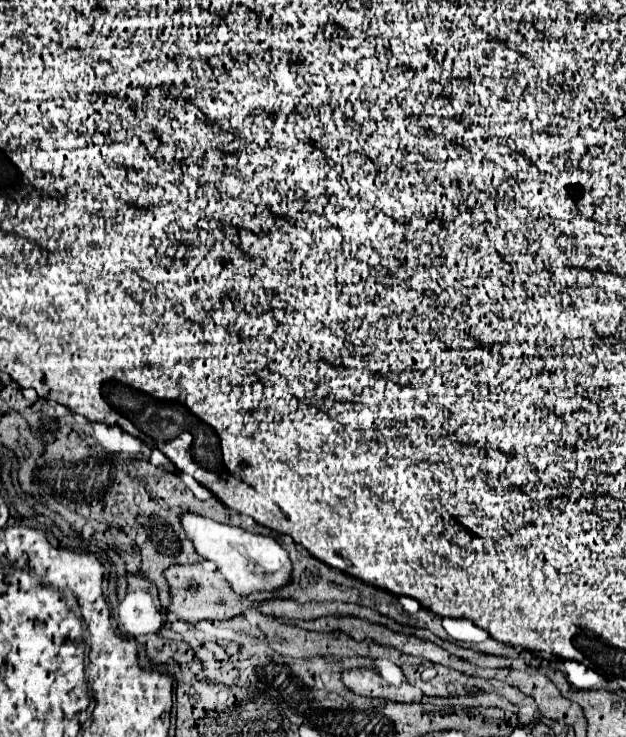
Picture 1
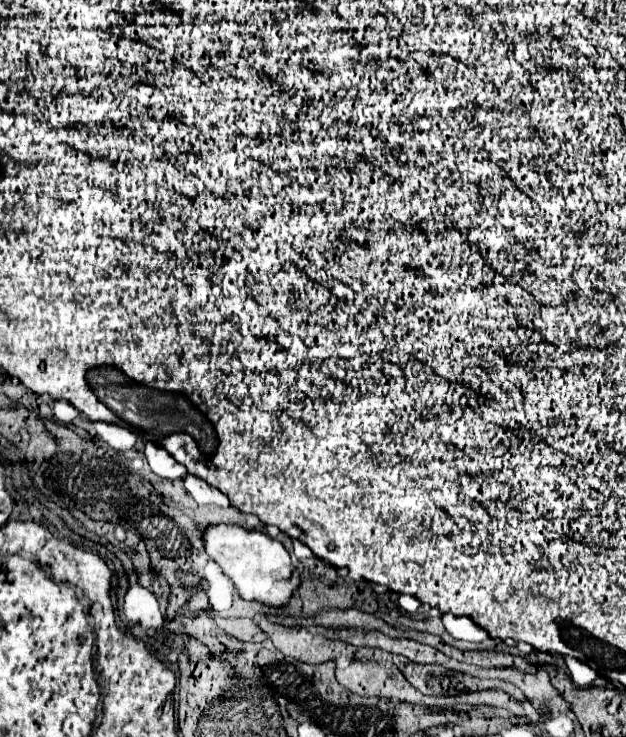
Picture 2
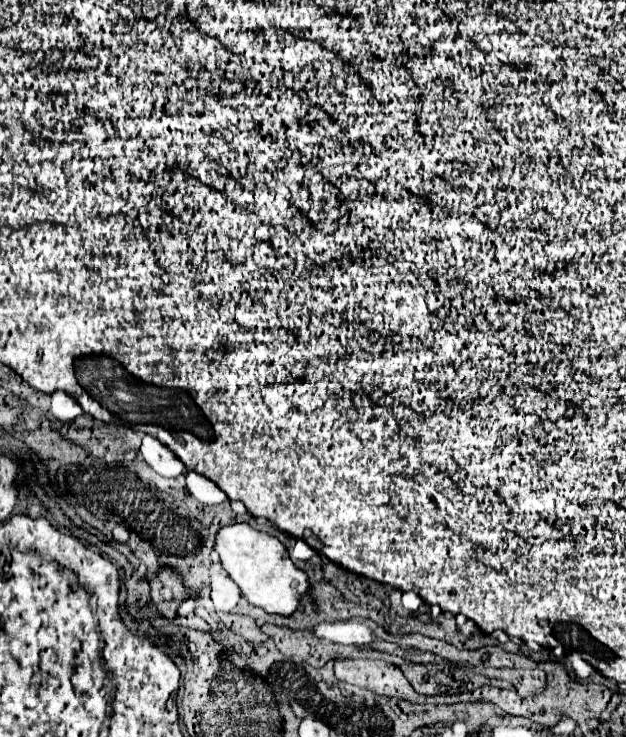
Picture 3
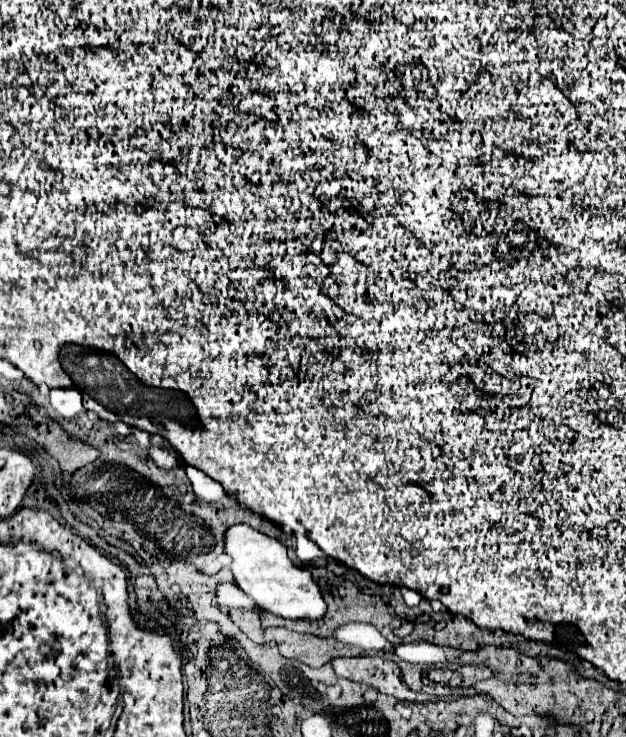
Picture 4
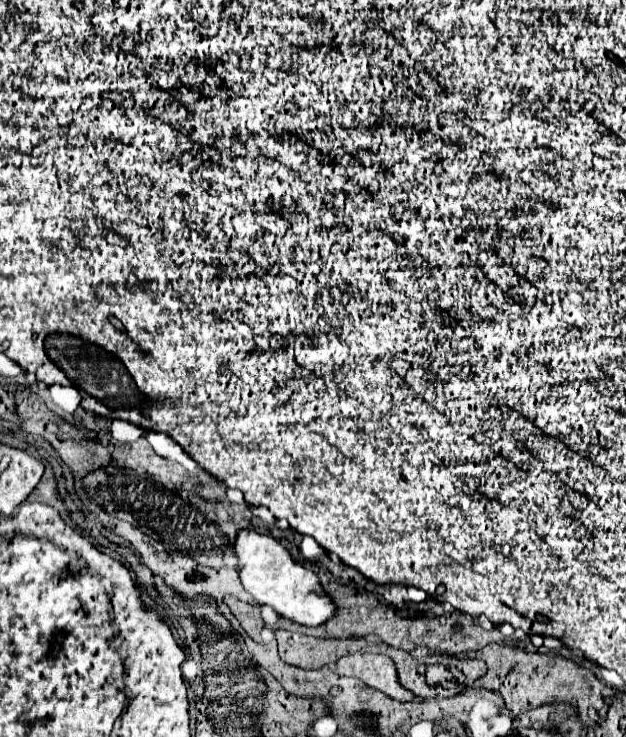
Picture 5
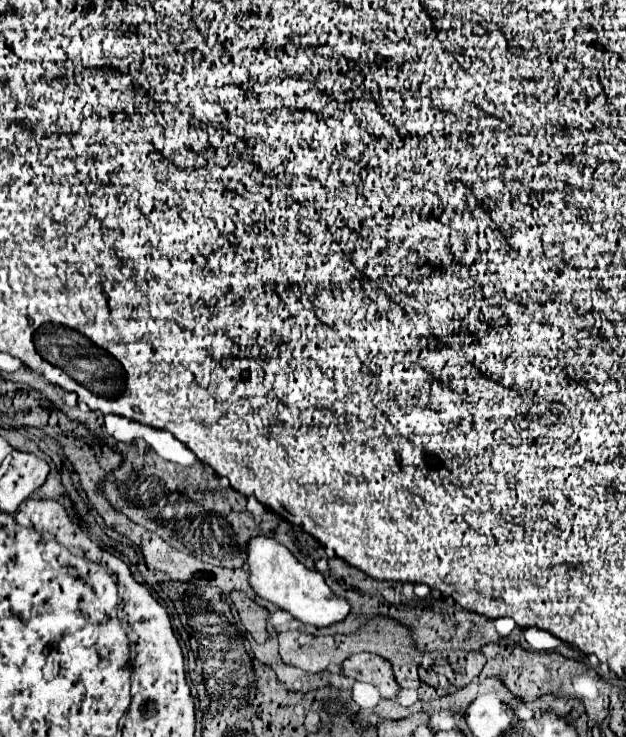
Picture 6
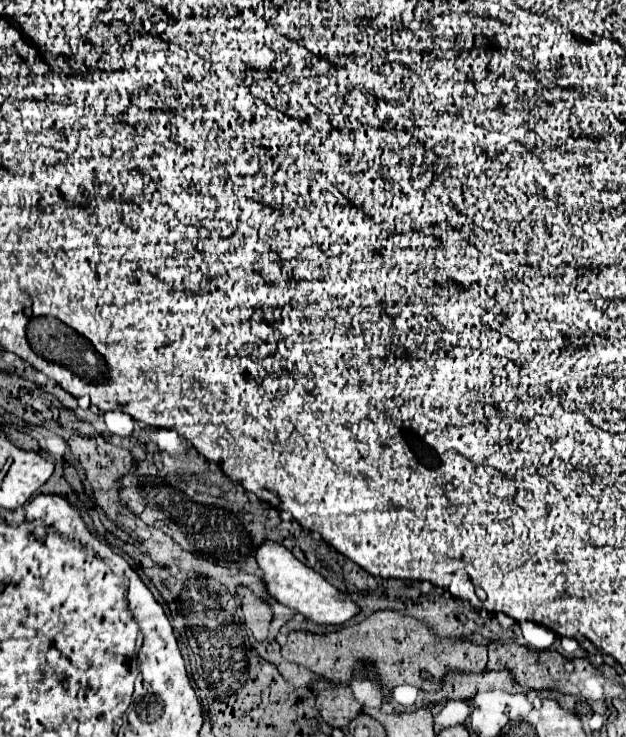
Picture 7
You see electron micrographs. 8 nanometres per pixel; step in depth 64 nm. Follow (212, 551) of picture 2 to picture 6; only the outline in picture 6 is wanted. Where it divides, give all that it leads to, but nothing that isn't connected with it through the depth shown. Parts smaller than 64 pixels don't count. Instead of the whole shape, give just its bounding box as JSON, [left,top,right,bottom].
[246,536,350,626]

